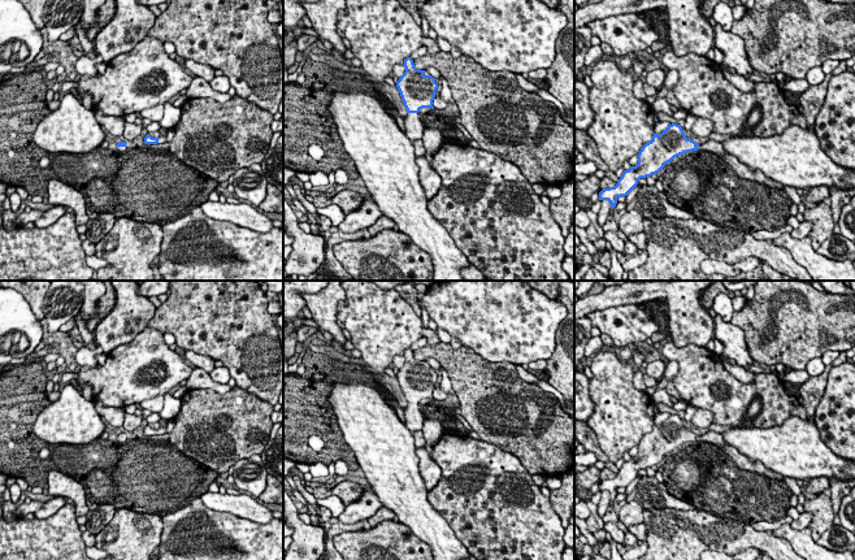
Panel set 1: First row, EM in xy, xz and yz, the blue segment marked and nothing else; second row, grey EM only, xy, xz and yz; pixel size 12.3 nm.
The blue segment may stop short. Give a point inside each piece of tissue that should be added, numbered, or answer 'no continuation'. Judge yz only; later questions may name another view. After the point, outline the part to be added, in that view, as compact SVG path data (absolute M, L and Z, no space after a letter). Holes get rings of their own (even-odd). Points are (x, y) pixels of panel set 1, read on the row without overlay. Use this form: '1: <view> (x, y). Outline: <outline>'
1: yz (742, 461). Outline: M706 431L704 434L699 435L698 442L707 442L715 444L729 457L732 457L739 469L754 472L756 474L767 477L768 479L780 481L782 483L784 478L782 476L765 468L760 461L751 461L746 455L739 452L735 447L728 444L724 440L722 435L719 433Z

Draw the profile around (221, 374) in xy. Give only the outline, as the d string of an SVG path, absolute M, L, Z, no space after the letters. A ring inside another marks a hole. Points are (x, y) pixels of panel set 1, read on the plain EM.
M221 366L221 368L214 368L211 373L209 373L211 378L217 382L217 383L222 383L222 385L227 385L230 381L230 373L229 369L226 366Z

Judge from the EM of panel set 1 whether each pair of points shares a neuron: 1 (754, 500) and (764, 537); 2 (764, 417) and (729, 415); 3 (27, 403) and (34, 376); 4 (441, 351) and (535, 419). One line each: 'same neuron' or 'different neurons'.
1: different neurons
2: same neuron
3: same neuron
4: same neuron

